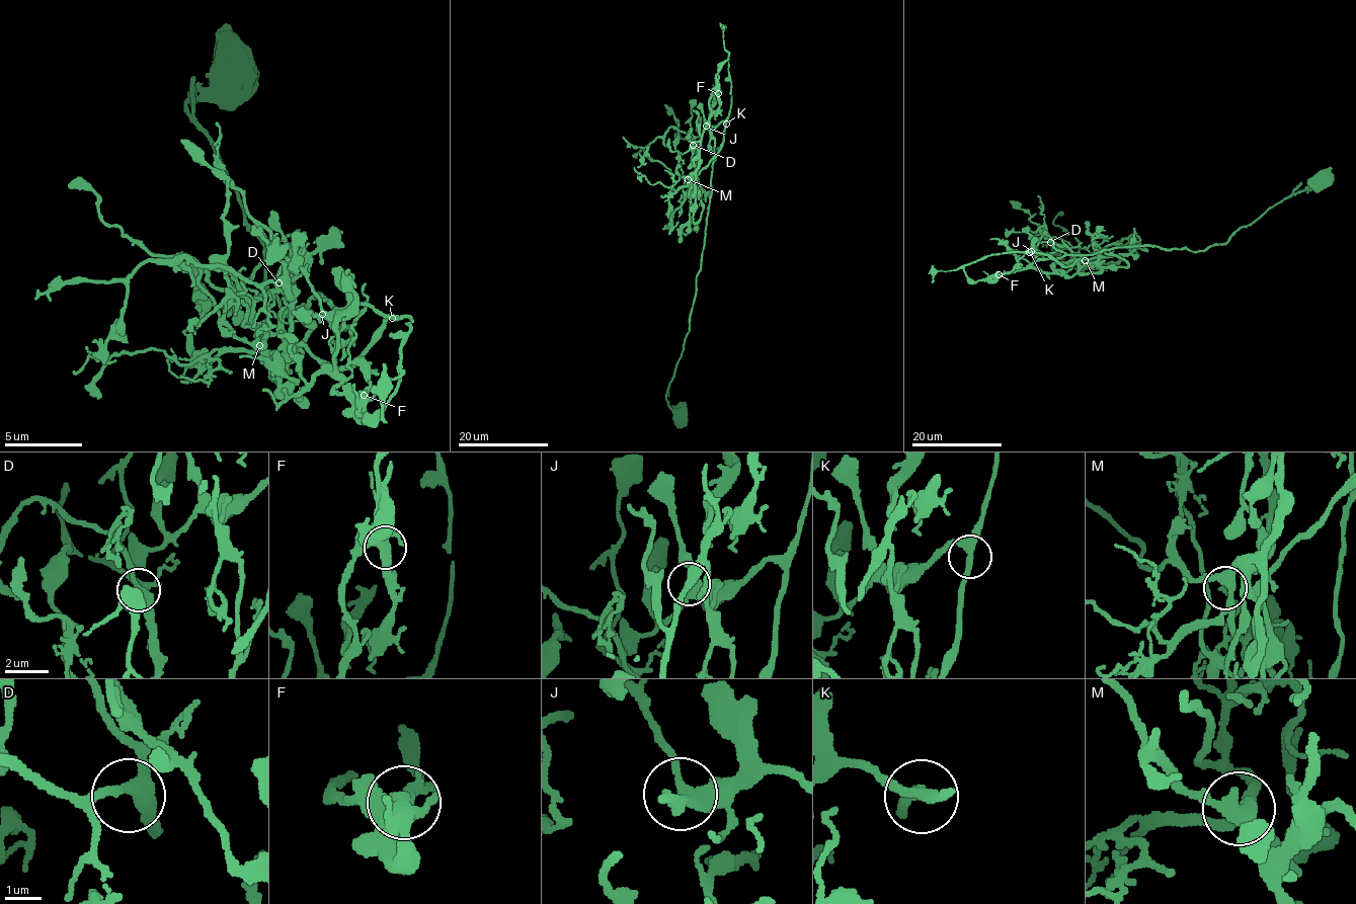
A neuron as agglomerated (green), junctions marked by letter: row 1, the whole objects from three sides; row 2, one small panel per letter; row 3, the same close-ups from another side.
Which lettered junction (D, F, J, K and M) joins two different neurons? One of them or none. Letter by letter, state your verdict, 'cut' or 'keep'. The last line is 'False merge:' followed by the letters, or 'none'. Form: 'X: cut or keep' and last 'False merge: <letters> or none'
D: keep
F: keep
J: keep
K: keep
M: keep
False merge: none

